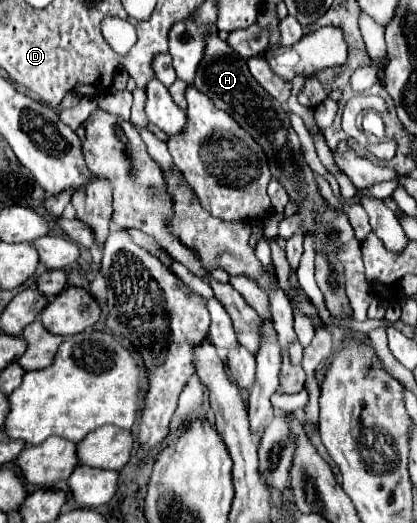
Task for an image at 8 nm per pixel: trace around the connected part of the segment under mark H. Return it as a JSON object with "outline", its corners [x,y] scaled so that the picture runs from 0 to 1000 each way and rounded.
{"outline":[[[516,69],[496,73],[492,111],[477,122],[472,149],[468,149],[463,164],[477,176],[496,180],[516,195],[516,203],[525,203],[530,210],[554,218],[573,233],[573,241],[583,241],[583,249],[607,256],[607,264],[631,279],[631,287],[640,287],[640,302],[650,310],[655,340],[664,340],[688,359],[693,379],[717,390],[717,409],[707,409],[698,417],[679,417],[669,424],[669,455],[698,455],[703,444],[717,432],[727,432],[731,447],[741,447],[741,444],[755,447],[755,482],[760,482],[760,489],[755,489],[755,535],[760,535],[760,547],[770,551],[770,558],[779,566],[784,593],[808,608],[818,608],[823,600],[842,600],[842,585],[837,585],[837,574],[827,566],[823,509],[799,493],[799,486],[827,463],[837,463],[847,455],[847,436],[842,436],[827,409],[803,417],[803,424],[794,424],[789,421],[794,402],[789,398],[775,402],[775,379],[760,363],[755,329],[727,306],[727,294],[722,294],[722,283],[717,283],[717,264],[712,264],[707,249],[698,249],[698,233],[693,233],[693,222],[683,218],[679,203],[659,187],[650,187],[602,149],[602,141],[592,134],[592,119],[583,111],[573,111],[544,88],[544,80],[535,80],[530,73],[516,73]]]}

